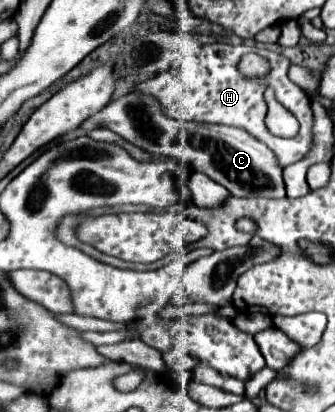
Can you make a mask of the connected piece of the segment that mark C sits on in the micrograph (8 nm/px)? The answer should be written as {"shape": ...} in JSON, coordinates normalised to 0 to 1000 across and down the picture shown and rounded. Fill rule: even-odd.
{"shape":[[[406,221],[364,231],[328,245],[310,265],[299,265],[275,284],[263,284],[239,308],[185,328],[179,342],[257,328],[257,318],[287,308],[316,308],[442,371],[501,376],[525,381],[543,396],[567,396],[573,410],[669,449],[699,478],[842,483],[854,473],[842,444],[842,410],[800,352],[788,352],[782,342],[770,342],[758,328],[746,328],[734,313],[716,308],[579,299],[579,294],[543,303],[543,294],[507,289],[454,231],[424,231],[424,226],[412,231]]]}

